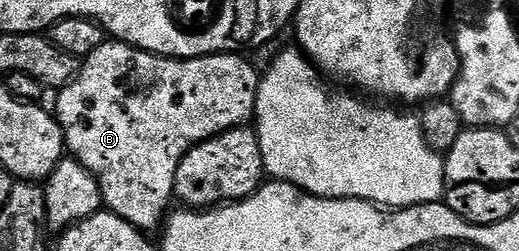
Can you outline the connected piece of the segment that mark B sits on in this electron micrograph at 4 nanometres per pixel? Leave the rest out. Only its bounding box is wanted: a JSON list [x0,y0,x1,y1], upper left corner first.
[56,39,260,231]

